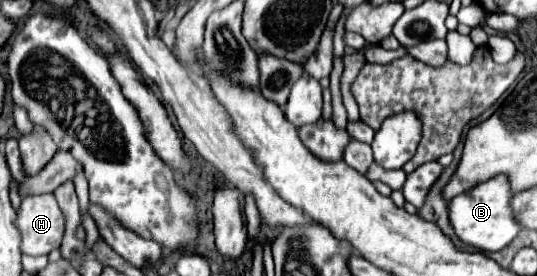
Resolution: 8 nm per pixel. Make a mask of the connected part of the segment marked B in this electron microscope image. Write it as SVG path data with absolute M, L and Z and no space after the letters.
M501 174L471 188L471 192L463 192L463 194L455 196L449 206L449 218L451 218L451 224L457 232L457 236L465 244L471 244L481 252L503 250L509 242L513 242L513 238L521 230L521 224L511 208L511 200L513 200L511 182L507 176L501 176Z

